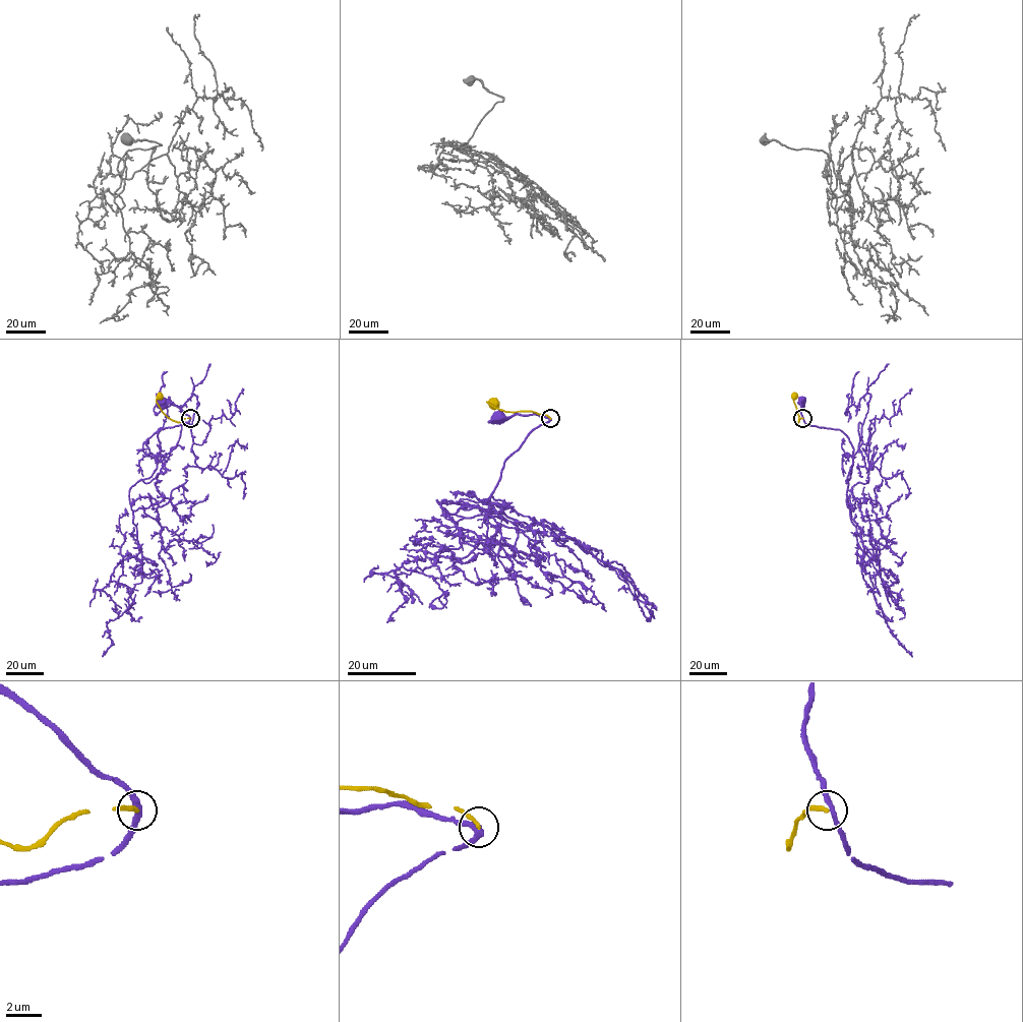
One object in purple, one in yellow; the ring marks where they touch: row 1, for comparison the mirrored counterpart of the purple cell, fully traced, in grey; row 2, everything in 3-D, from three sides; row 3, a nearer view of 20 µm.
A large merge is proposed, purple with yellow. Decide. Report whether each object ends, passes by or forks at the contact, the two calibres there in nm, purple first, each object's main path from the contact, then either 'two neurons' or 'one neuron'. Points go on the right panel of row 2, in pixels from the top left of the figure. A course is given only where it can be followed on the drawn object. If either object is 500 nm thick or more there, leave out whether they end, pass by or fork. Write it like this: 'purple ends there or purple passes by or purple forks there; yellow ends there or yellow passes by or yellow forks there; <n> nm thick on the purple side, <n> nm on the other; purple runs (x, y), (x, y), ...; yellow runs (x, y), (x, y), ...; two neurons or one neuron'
purple passes by; yellow ends there; 320 nm thick on the purple side, 240 nm on the other; purple runs (802, 418), (801, 402); yellow runs (802, 418), (798, 422), (795, 395); two neurons

